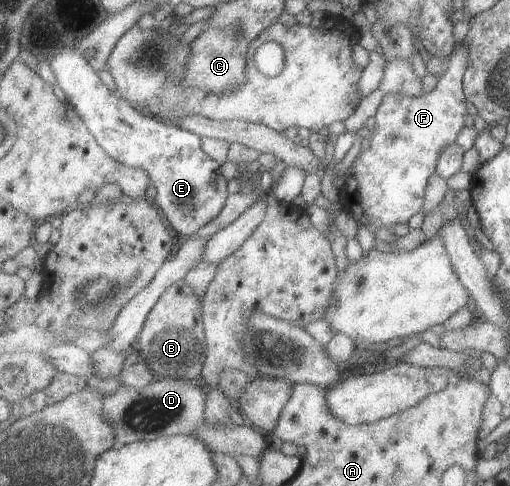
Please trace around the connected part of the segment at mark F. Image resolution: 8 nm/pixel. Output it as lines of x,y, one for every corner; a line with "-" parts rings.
463,41
457,44
452,54
446,60
445,71
441,74
440,81
431,92
423,93
418,97
409,97
389,93
383,101
383,106
376,114
377,126
370,134
370,143
367,150
360,153
348,169
344,189
336,196
344,201
344,208
348,208
355,214
355,218
374,234
381,228
393,230
397,224
409,222
411,216
422,210
425,204
424,194
431,178
436,172
437,163
441,152
453,144
459,136
459,132
465,126
465,114
467,114
468,100
464,93
464,74
468,70
469,48

